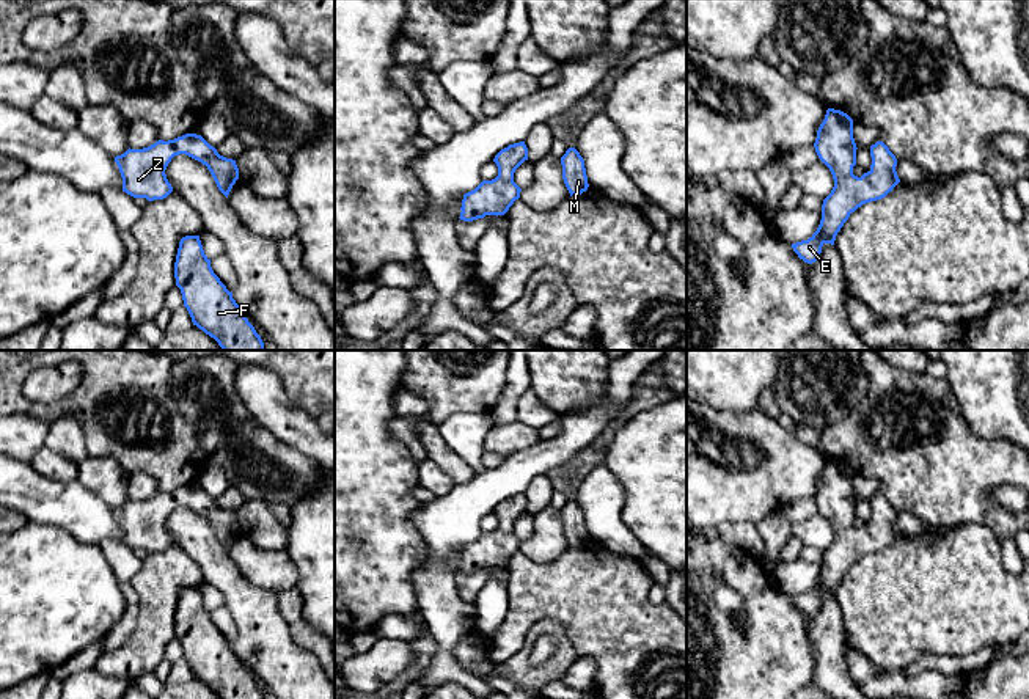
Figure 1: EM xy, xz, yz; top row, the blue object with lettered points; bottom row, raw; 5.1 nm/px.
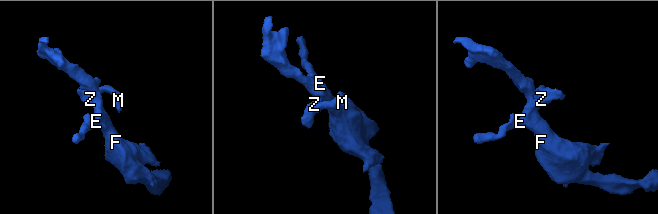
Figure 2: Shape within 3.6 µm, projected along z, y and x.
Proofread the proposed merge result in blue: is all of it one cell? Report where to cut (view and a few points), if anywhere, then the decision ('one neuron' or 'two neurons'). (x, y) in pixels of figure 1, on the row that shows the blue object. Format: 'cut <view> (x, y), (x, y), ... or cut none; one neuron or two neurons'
cut none; one neuron

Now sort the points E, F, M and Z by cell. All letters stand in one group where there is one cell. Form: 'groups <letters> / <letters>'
groups E F M Z

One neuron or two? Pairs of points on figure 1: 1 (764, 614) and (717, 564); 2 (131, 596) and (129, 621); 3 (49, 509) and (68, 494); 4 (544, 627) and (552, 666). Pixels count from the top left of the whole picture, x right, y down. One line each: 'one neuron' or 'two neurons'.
1: one neuron
2: one neuron
3: one neuron
4: one neuron

